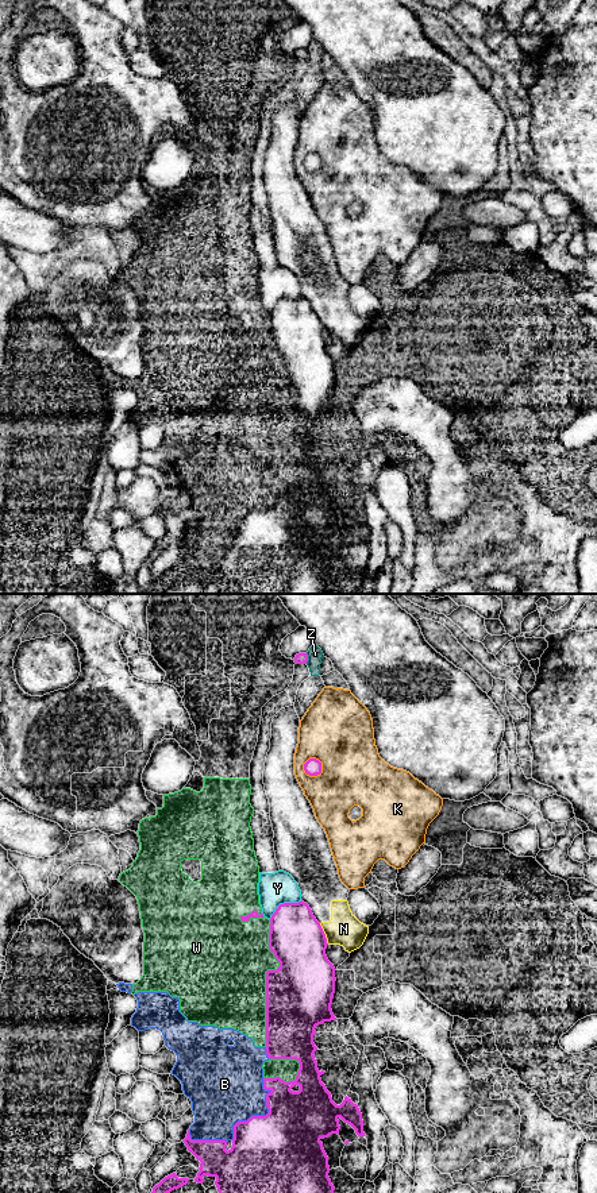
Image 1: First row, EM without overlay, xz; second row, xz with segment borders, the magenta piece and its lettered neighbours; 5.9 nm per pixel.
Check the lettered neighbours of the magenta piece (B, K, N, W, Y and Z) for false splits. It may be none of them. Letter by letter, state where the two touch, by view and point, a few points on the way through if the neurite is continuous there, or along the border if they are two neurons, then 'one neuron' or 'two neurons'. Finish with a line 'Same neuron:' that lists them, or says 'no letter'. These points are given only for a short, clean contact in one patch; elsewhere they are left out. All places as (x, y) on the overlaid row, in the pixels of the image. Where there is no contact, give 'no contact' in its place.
B: xz (261, 1116) | two neurons
K: xz (309, 775) | two neurons
N: xz (324, 934) | two neurons
W: xz (266, 980) | two neurons
Y: xz (284, 903) | two neurons
Z: xz (307, 659) | two neurons
Same neuron: no letter

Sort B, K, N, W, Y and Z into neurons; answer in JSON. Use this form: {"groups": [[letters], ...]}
{"groups": [["B", "W"], ["K"], ["N"], ["Y"], ["Z"]]}

